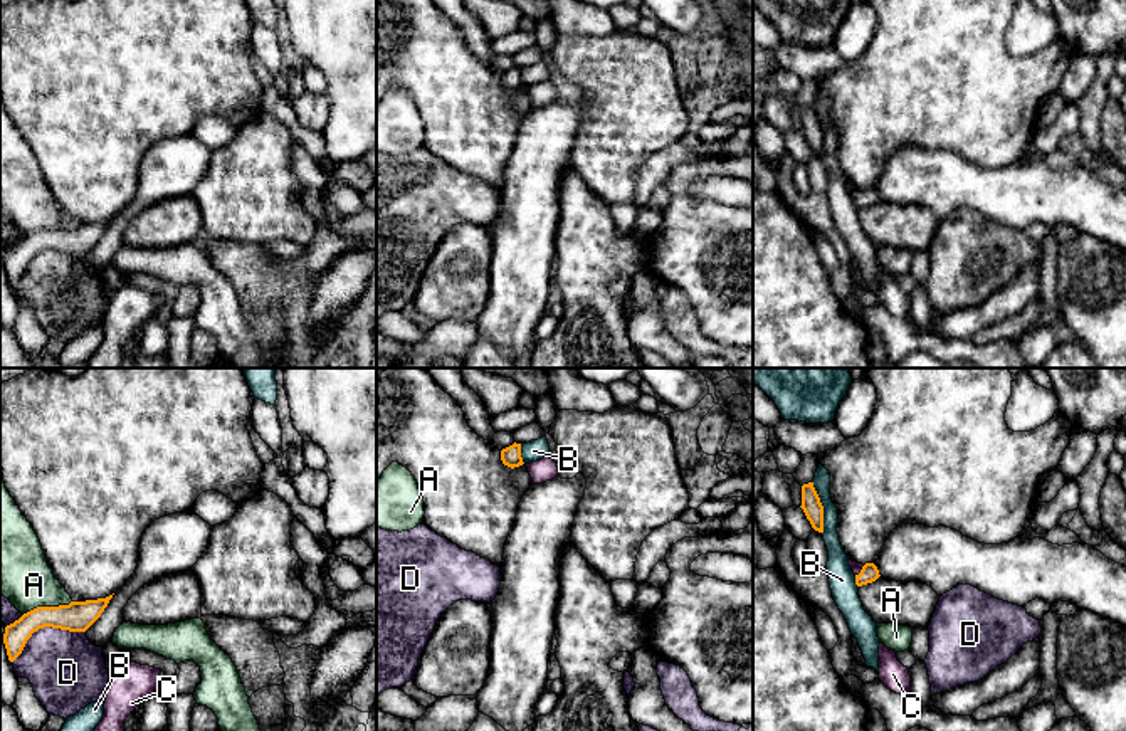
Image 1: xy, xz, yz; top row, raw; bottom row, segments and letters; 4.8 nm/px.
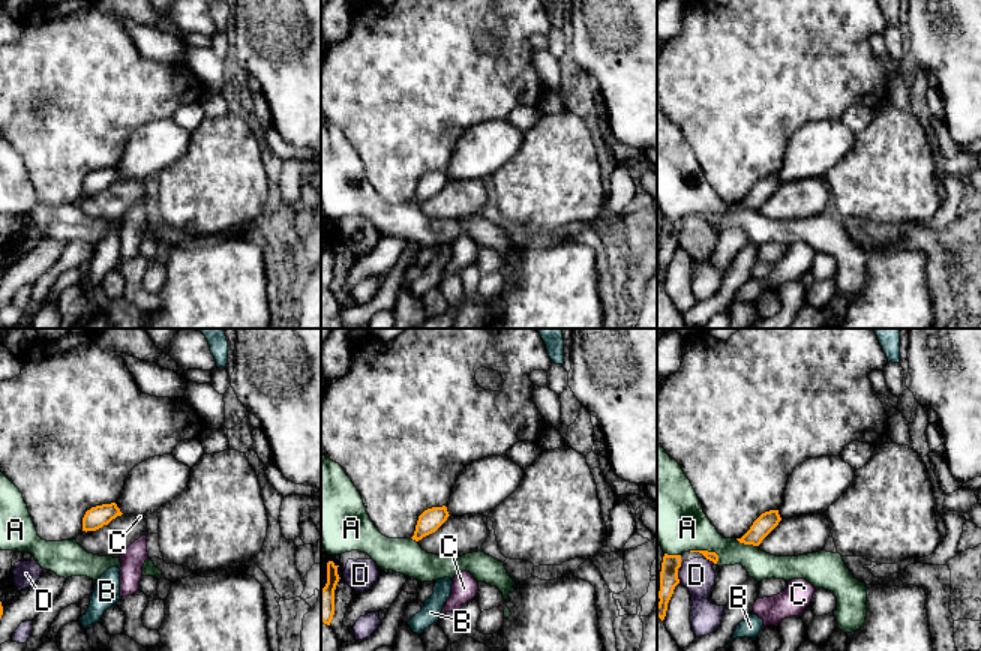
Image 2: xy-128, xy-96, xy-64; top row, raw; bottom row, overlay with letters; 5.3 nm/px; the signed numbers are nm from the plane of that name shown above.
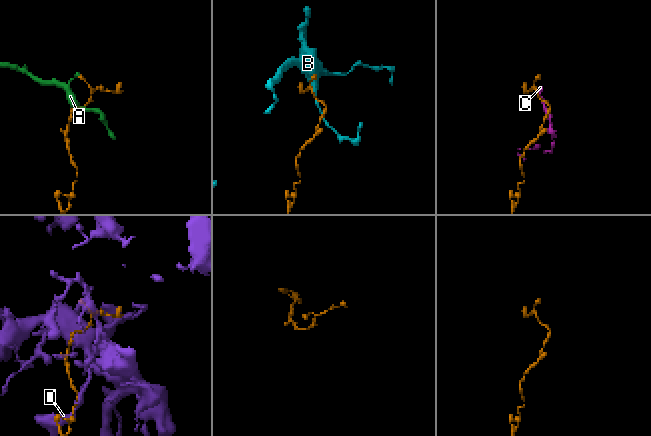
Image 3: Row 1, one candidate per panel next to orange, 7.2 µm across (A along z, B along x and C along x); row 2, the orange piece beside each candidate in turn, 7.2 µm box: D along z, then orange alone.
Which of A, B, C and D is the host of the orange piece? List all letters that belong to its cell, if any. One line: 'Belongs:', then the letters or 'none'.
Belongs: none

